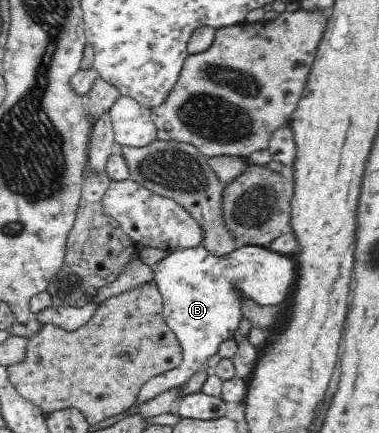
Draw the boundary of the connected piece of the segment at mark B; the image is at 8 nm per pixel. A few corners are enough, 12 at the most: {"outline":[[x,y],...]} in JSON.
{"outline":[[175,248],[151,266],[183,362],[137,409],[237,339],[242,298],[287,303],[293,257]]}

